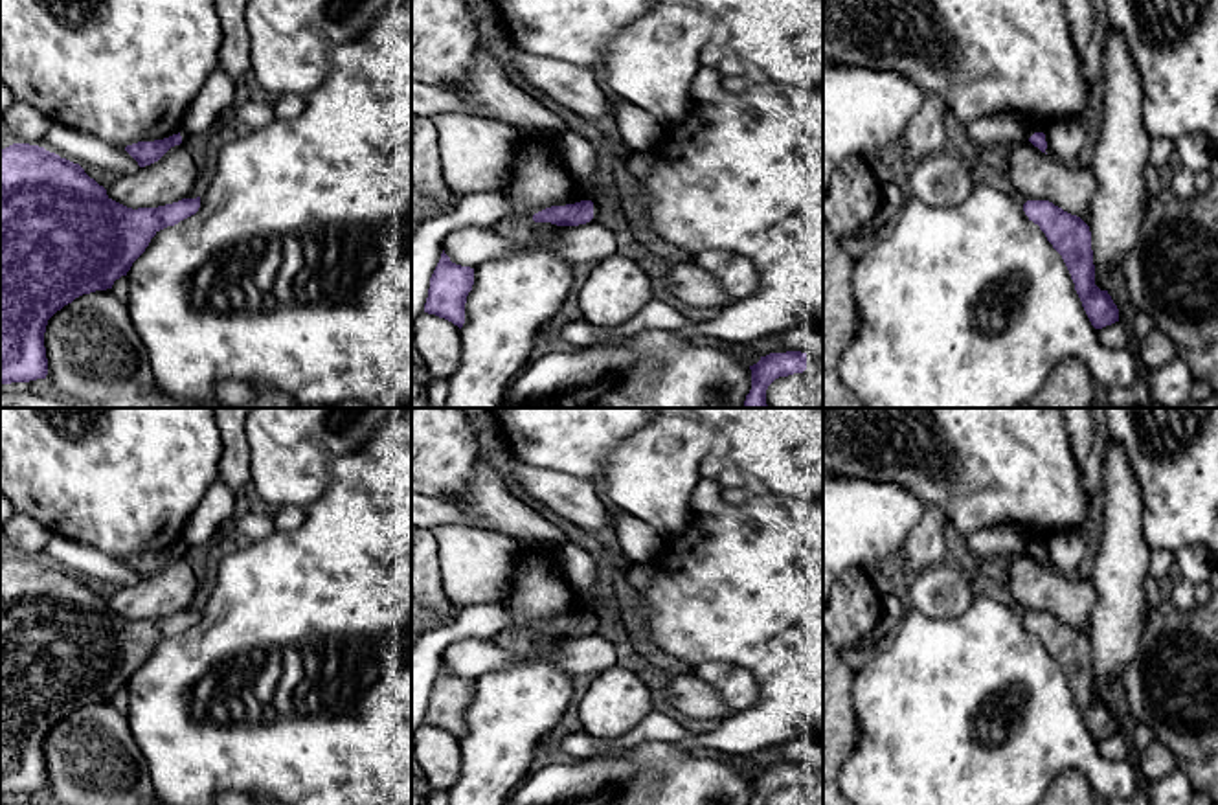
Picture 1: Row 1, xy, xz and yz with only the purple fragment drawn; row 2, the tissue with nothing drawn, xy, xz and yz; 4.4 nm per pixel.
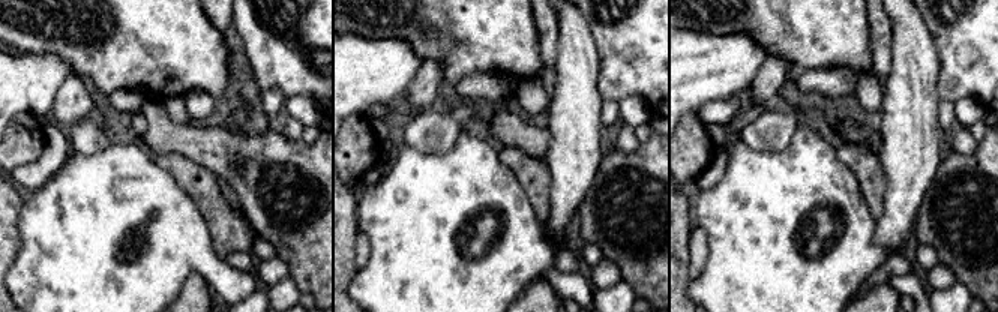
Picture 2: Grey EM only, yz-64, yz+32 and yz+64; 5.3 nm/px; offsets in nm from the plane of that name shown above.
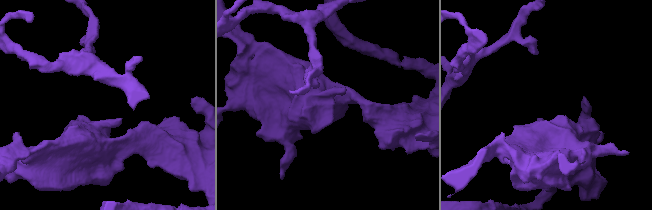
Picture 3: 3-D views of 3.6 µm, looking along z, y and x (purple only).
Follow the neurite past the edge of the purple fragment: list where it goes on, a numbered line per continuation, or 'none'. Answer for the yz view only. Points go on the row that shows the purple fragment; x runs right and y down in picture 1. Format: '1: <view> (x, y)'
none

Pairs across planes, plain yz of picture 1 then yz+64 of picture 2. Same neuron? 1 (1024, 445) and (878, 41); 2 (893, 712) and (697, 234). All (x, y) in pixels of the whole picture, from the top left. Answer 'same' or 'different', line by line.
1: different
2: different

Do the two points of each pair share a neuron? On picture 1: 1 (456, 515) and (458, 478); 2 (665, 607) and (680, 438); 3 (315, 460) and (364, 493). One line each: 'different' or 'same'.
1: different
2: different
3: different

